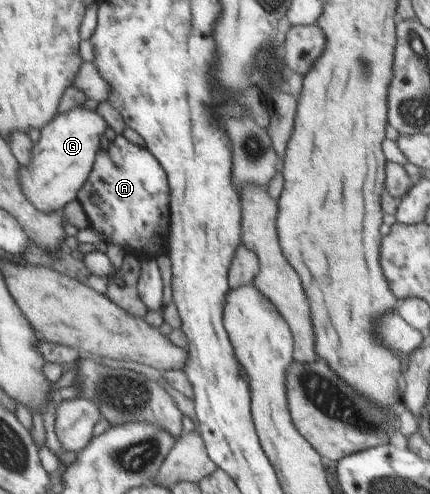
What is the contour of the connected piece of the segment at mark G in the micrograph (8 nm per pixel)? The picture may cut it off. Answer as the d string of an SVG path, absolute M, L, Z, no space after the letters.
M76 106L68 112L60 112L56 120L41 128L40 138L34 142L30 152L30 162L26 168L20 167L20 185L28 200L42 212L56 212L66 203L76 199L79 190L87 181L99 154L99 138L108 126L94 110Z

